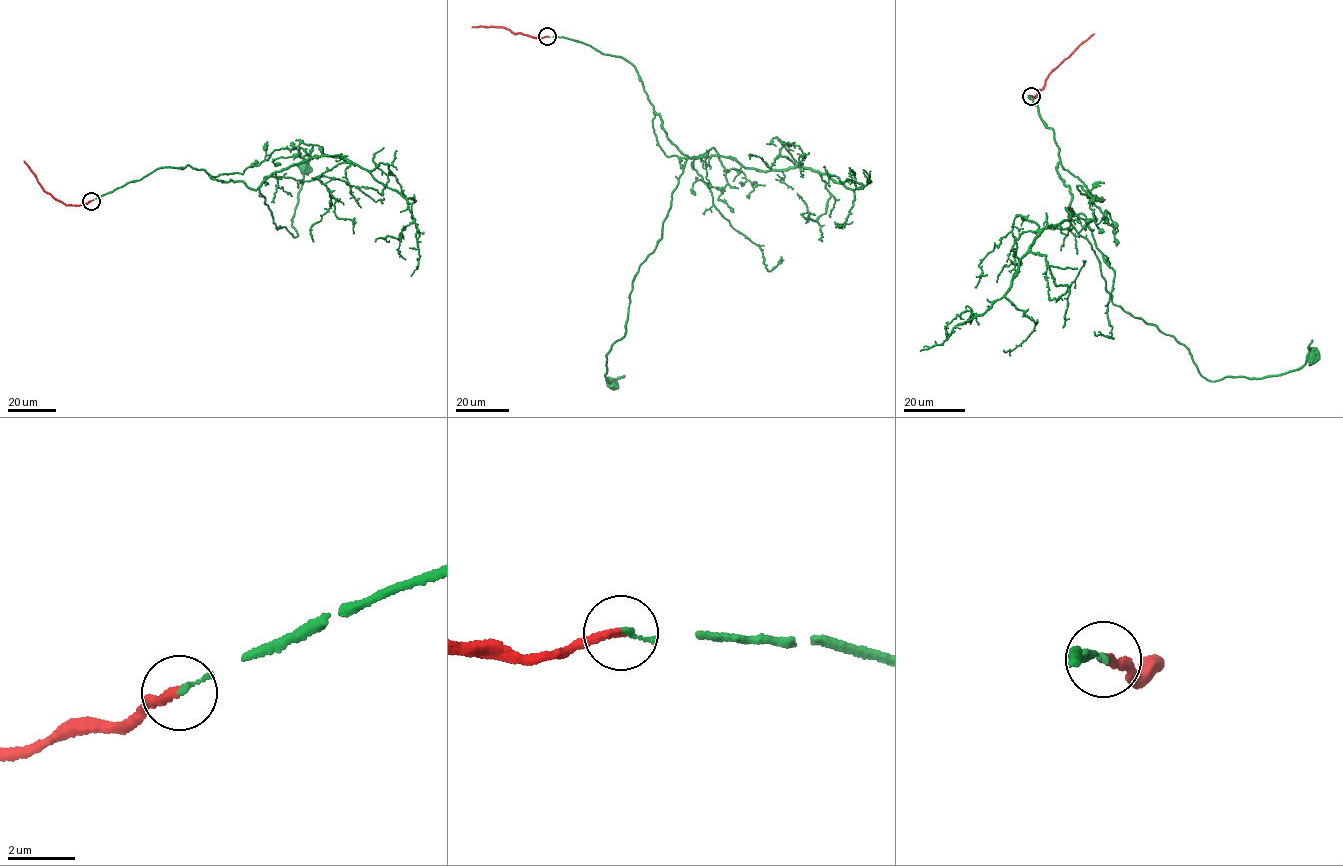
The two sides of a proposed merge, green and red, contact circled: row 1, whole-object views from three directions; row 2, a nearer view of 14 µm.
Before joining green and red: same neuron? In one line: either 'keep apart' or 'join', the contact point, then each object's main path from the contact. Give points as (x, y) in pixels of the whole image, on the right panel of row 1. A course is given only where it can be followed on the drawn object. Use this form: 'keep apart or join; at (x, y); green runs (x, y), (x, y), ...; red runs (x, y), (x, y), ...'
join; at (1031, 96); green runs (1031, 96), (1059, 150), (1070, 224), (1090, 243), (1113, 302), (1173, 336), (1214, 381), (1277, 376), (1314, 357); red runs (1031, 96), (1036, 96), (1049, 75), (1094, 33)

